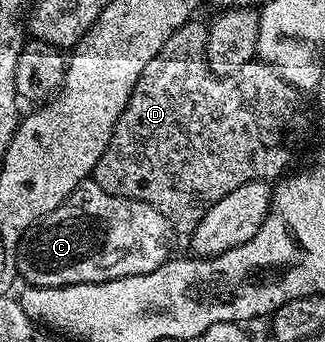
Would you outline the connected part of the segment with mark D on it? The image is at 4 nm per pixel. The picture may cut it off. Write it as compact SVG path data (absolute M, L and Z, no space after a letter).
M197 19L186 21L183 27L179 27L173 32L171 39L167 39L167 43L163 43L159 55L155 55L155 59L151 59L151 63L147 63L147 67L143 67L143 75L139 75L139 83L135 83L135 91L131 91L131 99L127 103L123 115L119 115L119 123L115 123L111 143L107 147L107 151L103 151L99 163L93 169L91 178L96 185L103 187L103 191L107 191L111 195L126 197L132 201L147 203L151 207L155 207L155 211L159 211L159 215L163 215L163 219L167 219L170 230L174 234L193 234L195 227L199 227L199 219L203 219L203 215L207 215L207 211L211 211L211 207L215 207L215 203L219 203L219 199L223 199L223 195L231 195L231 191L235 191L235 187L243 187L243 183L252 181L280 178L290 168L288 165L289 160L293 157L293 148L297 145L297 133L301 133L305 129L305 105L301 102L302 90L287 83L287 79L283 79L277 69L272 69L266 61L260 59L243 63L243 67L239 67L239 71L235 71L231 75L216 77L209 69L205 58L205 40L208 34L208 28L204 24L200 25Z

